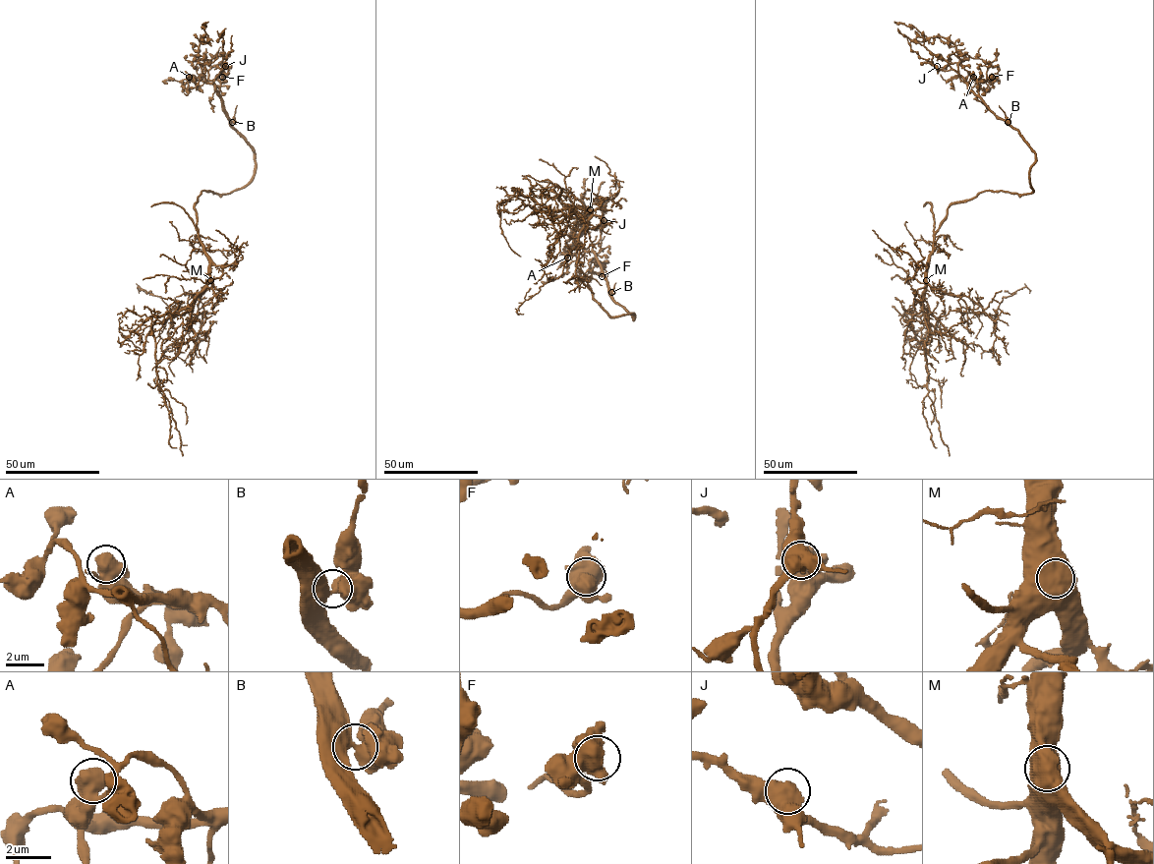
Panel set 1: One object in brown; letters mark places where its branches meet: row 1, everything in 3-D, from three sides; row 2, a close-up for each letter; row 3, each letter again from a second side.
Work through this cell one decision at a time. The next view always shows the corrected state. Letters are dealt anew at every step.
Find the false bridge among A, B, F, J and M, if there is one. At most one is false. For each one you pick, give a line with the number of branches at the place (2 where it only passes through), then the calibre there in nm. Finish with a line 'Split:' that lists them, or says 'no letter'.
Split: no letter

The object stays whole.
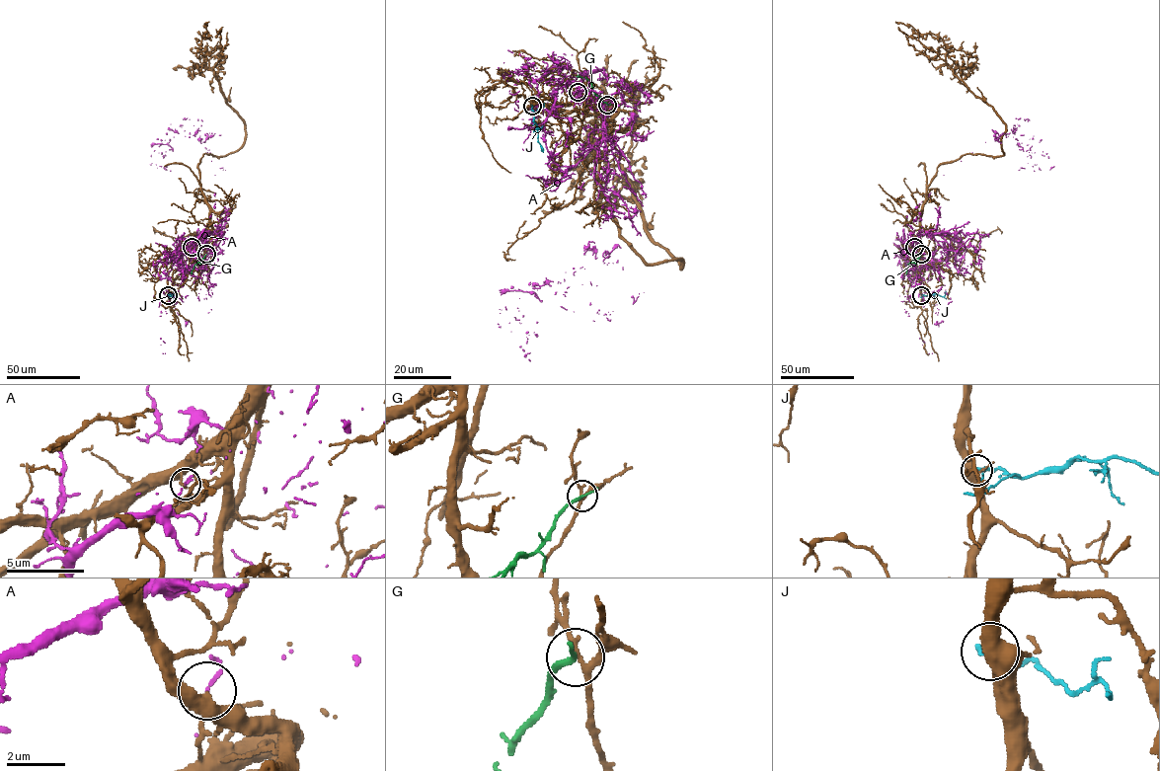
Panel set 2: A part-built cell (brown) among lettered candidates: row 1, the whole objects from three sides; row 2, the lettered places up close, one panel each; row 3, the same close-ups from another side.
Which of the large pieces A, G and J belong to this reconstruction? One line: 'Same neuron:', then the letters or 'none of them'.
Same neuron: none of them

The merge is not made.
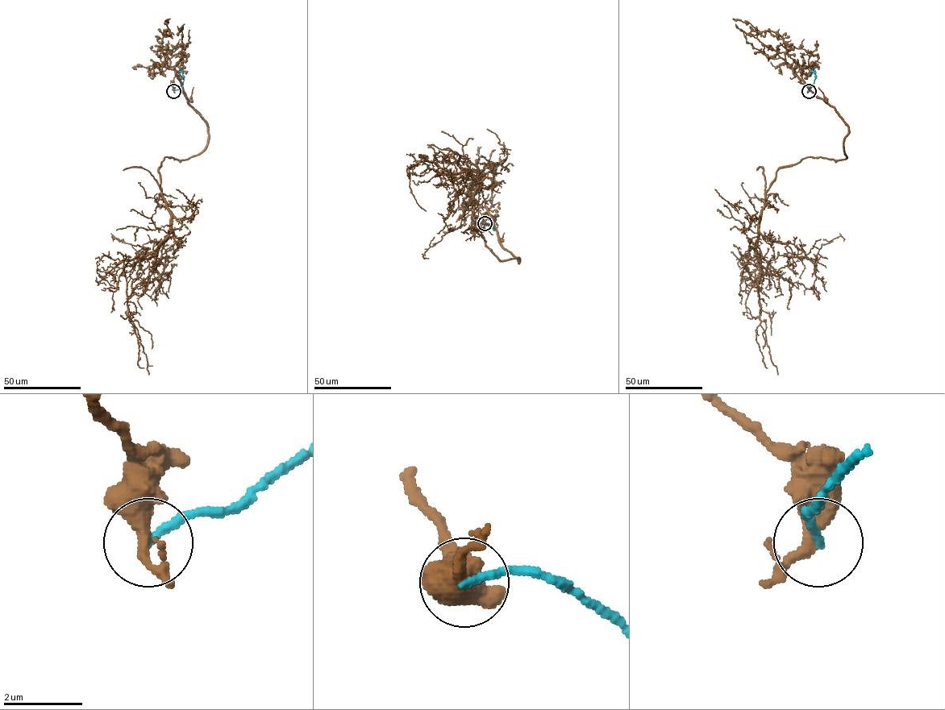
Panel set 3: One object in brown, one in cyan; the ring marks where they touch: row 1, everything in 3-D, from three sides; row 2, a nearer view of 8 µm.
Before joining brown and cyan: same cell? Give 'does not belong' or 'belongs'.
does not belong

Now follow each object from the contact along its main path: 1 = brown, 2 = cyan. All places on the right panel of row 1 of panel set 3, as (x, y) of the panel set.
1: (809, 91), (801, 72), (847, 126), (846, 157), (782, 166), (768, 190), (756, 249), (759, 319), (777, 375)
2: (809, 91), (815, 77), (811, 67)

